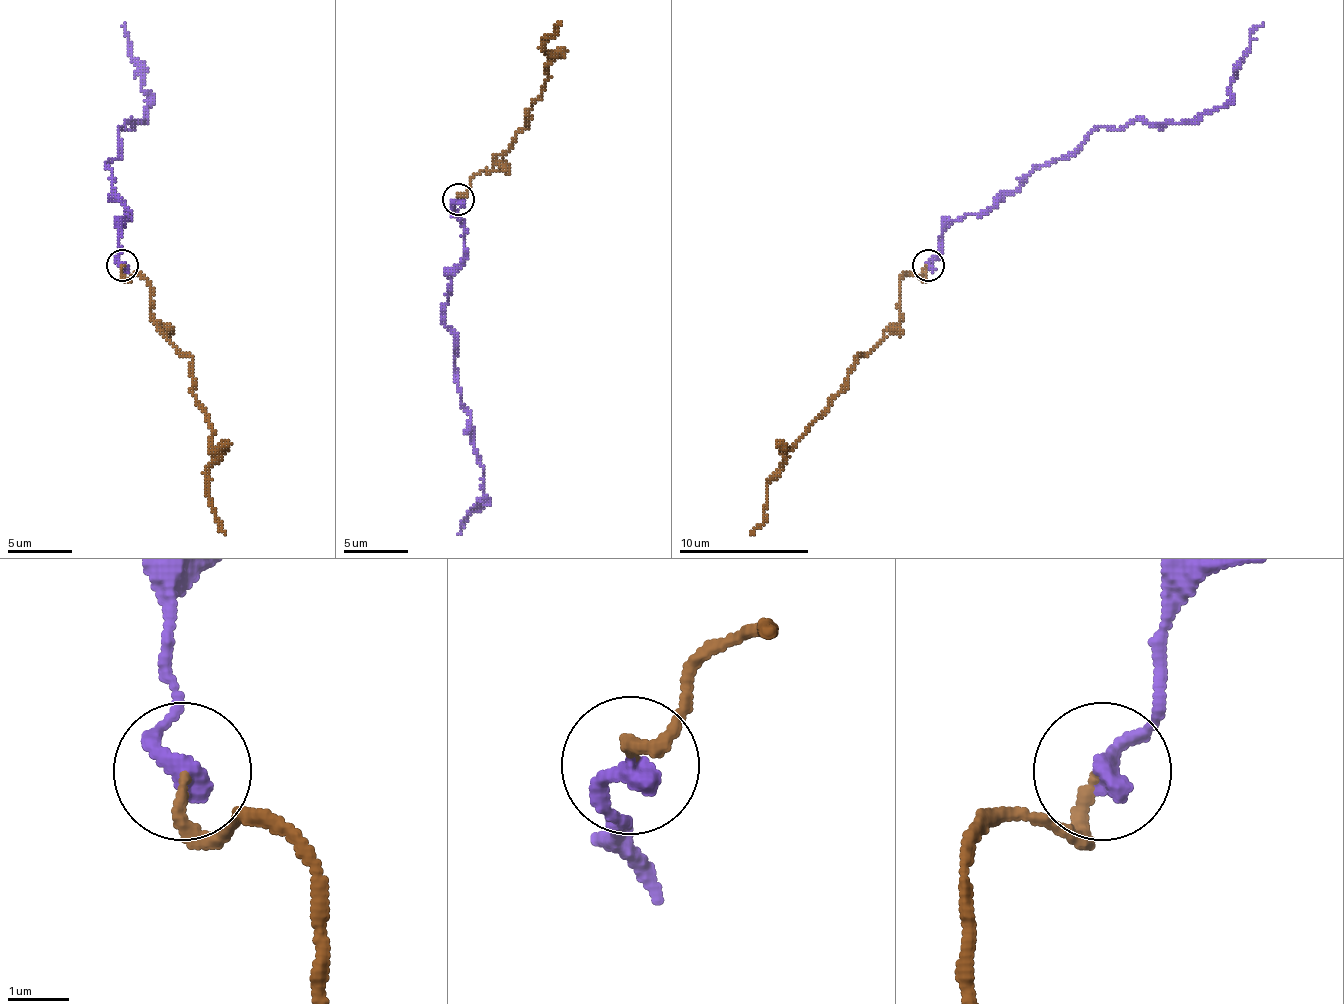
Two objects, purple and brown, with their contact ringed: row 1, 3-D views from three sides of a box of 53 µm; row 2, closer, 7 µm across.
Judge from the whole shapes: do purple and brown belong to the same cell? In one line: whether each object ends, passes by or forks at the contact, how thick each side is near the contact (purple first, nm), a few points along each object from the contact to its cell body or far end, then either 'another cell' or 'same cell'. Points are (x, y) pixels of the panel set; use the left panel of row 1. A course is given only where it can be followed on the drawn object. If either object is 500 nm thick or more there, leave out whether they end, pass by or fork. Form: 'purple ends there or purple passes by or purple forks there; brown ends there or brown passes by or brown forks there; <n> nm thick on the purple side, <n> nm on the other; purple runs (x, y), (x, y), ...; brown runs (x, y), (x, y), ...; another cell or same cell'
purple ends there; brown ends there; 400 nm thick on the purple side, 170 nm on the other; purple runs (121, 266), (118, 233), (128, 214), (108, 165), (118, 155), (118, 129), (147, 113), (125, 23); brown runs (121, 266), (128, 279), (147, 282), (154, 321), (193, 360), (193, 395), (212, 431), (215, 522), (225, 535); same cell

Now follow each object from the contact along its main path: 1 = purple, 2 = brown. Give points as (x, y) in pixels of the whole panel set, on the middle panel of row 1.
1: (457, 200), (464, 258), (451, 278), (444, 320), (483, 469), (483, 501), (461, 534)
2: (457, 197), (464, 193), (474, 177), (490, 171), (529, 125), (529, 109), (548, 80), (545, 38), (561, 22)

